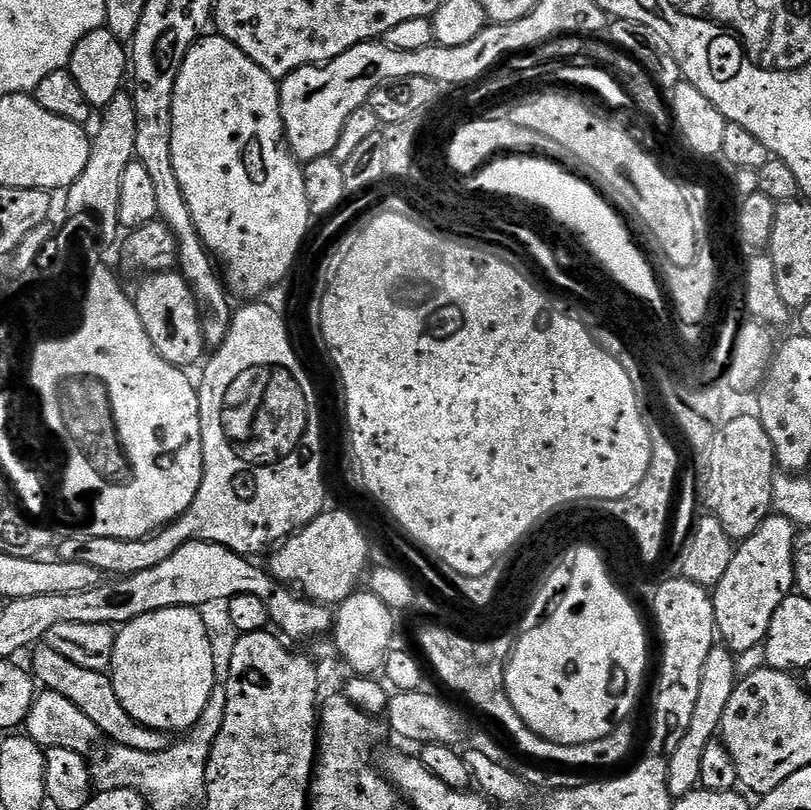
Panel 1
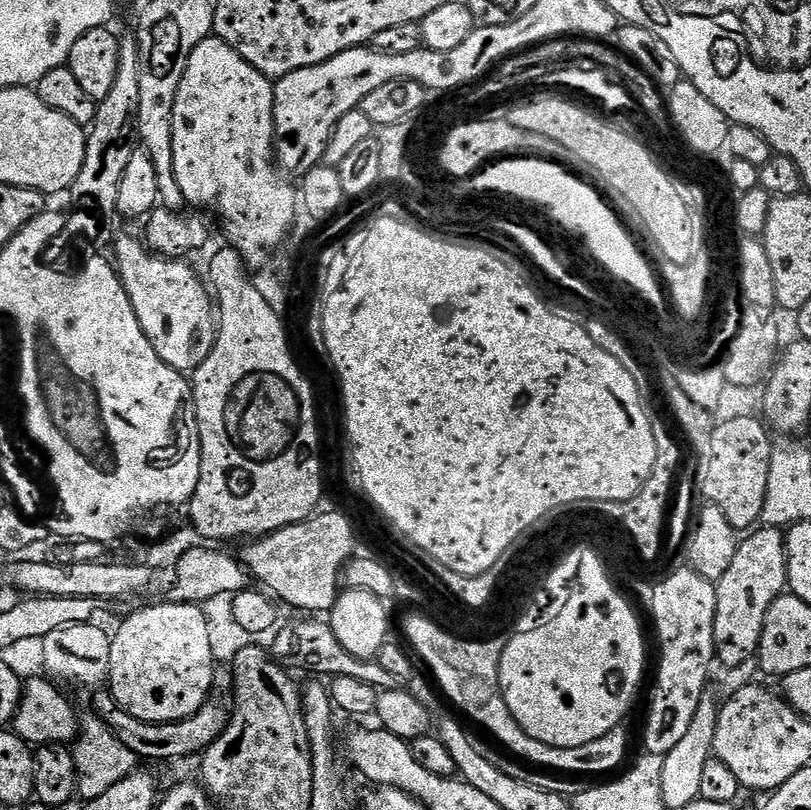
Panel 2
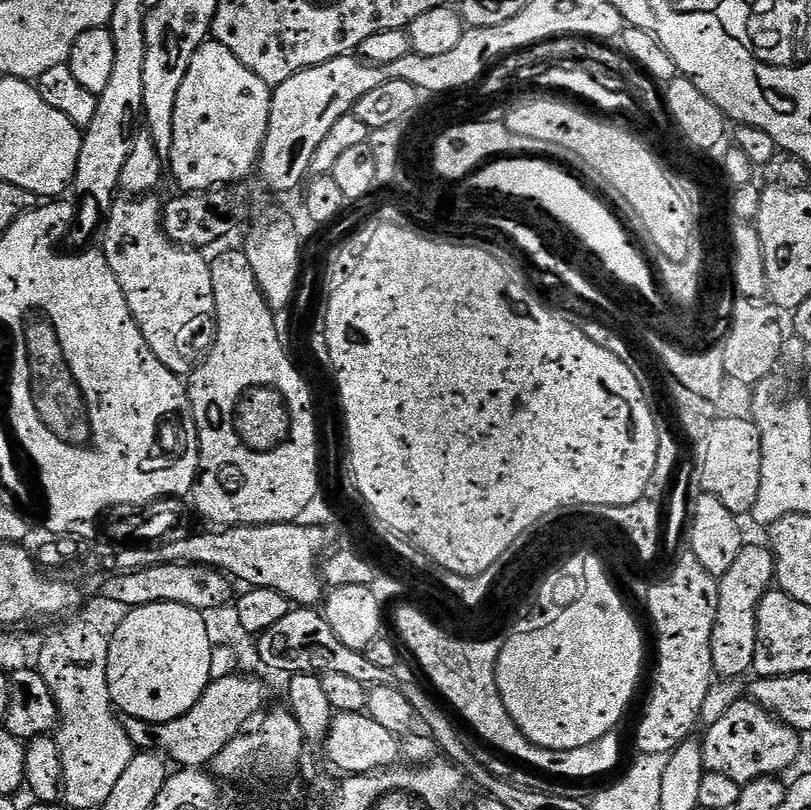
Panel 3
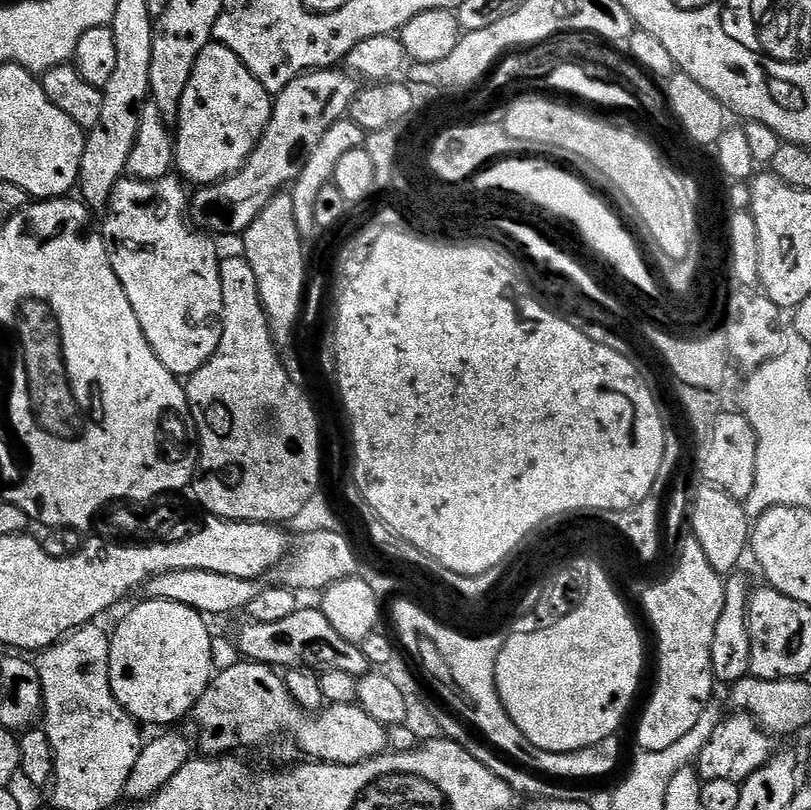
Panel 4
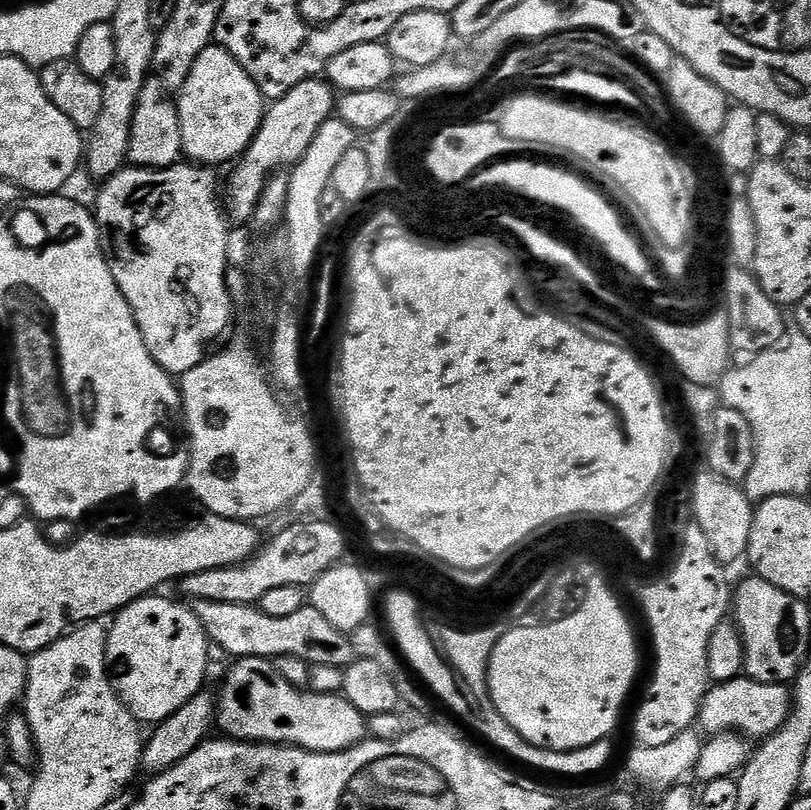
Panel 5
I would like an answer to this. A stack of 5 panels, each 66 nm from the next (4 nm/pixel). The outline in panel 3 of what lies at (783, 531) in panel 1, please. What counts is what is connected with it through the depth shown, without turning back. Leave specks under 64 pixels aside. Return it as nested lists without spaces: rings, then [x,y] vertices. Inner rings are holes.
[[[749,543],[745,546],[738,559],[730,565],[730,570],[718,578],[718,614],[714,634],[710,638],[710,654],[713,673],[720,678],[747,677],[753,671],[756,611],[776,578],[776,560],[772,557],[772,550],[760,544]]]

